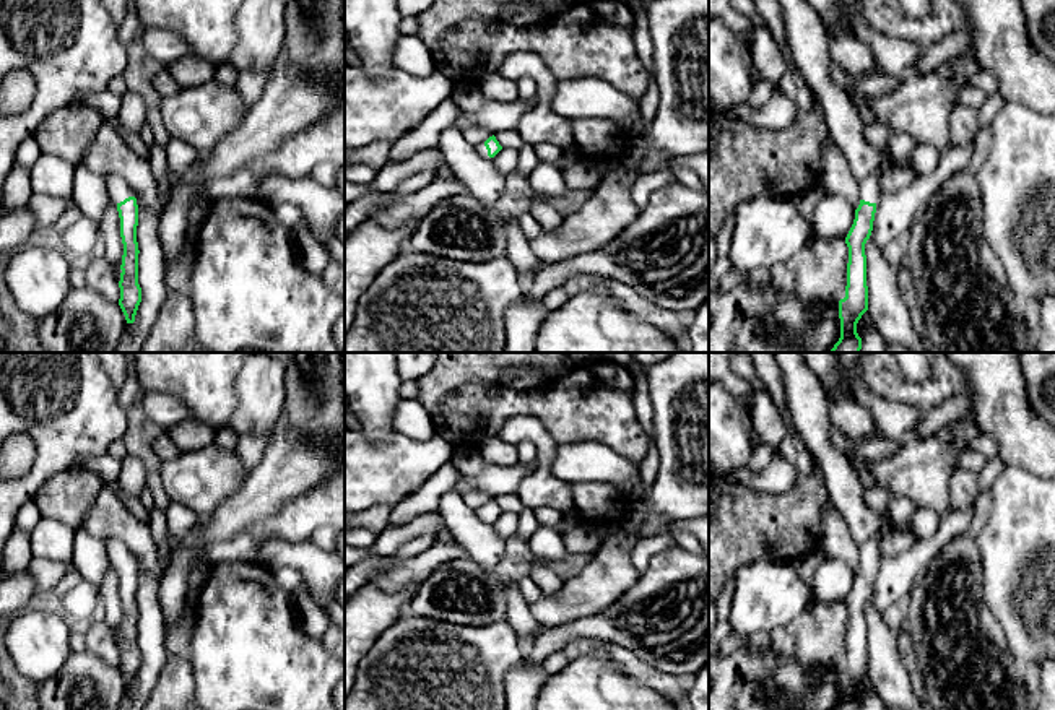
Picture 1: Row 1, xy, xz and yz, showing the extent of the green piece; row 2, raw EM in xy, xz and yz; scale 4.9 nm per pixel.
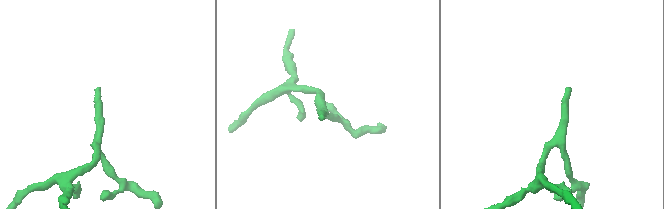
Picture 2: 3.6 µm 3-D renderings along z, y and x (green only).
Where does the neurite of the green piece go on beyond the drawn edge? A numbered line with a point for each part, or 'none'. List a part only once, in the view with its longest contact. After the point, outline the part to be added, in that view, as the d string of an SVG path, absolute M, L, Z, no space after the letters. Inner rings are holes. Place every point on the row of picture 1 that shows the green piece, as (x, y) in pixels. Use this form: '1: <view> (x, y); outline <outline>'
1: xy (119, 190); outline M106 175L107 180L107 192L111 195L111 200L117 205L124 201L128 197L133 197L132 188L127 185L124 179L119 175Z

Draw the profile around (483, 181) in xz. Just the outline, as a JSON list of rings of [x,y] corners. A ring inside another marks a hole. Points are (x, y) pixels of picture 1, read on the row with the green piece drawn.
[[[457,127],[442,132],[437,148],[442,162],[468,187],[468,193],[494,210],[494,203],[504,192],[506,175],[494,167],[493,159],[480,156],[476,146]]]

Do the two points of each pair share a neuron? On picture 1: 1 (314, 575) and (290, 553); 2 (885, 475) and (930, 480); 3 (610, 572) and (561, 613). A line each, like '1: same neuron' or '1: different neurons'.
1: same neuron
2: same neuron
3: same neuron

